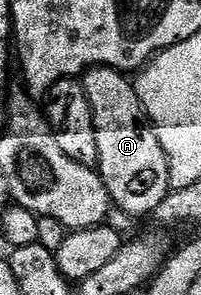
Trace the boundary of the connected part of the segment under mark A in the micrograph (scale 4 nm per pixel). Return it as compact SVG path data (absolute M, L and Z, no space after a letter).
M91 68L84 73L83 83L87 102L91 102L95 142L99 142L95 167L107 186L110 201L127 214L148 217L171 191L169 159L139 102L134 81L116 68Z

